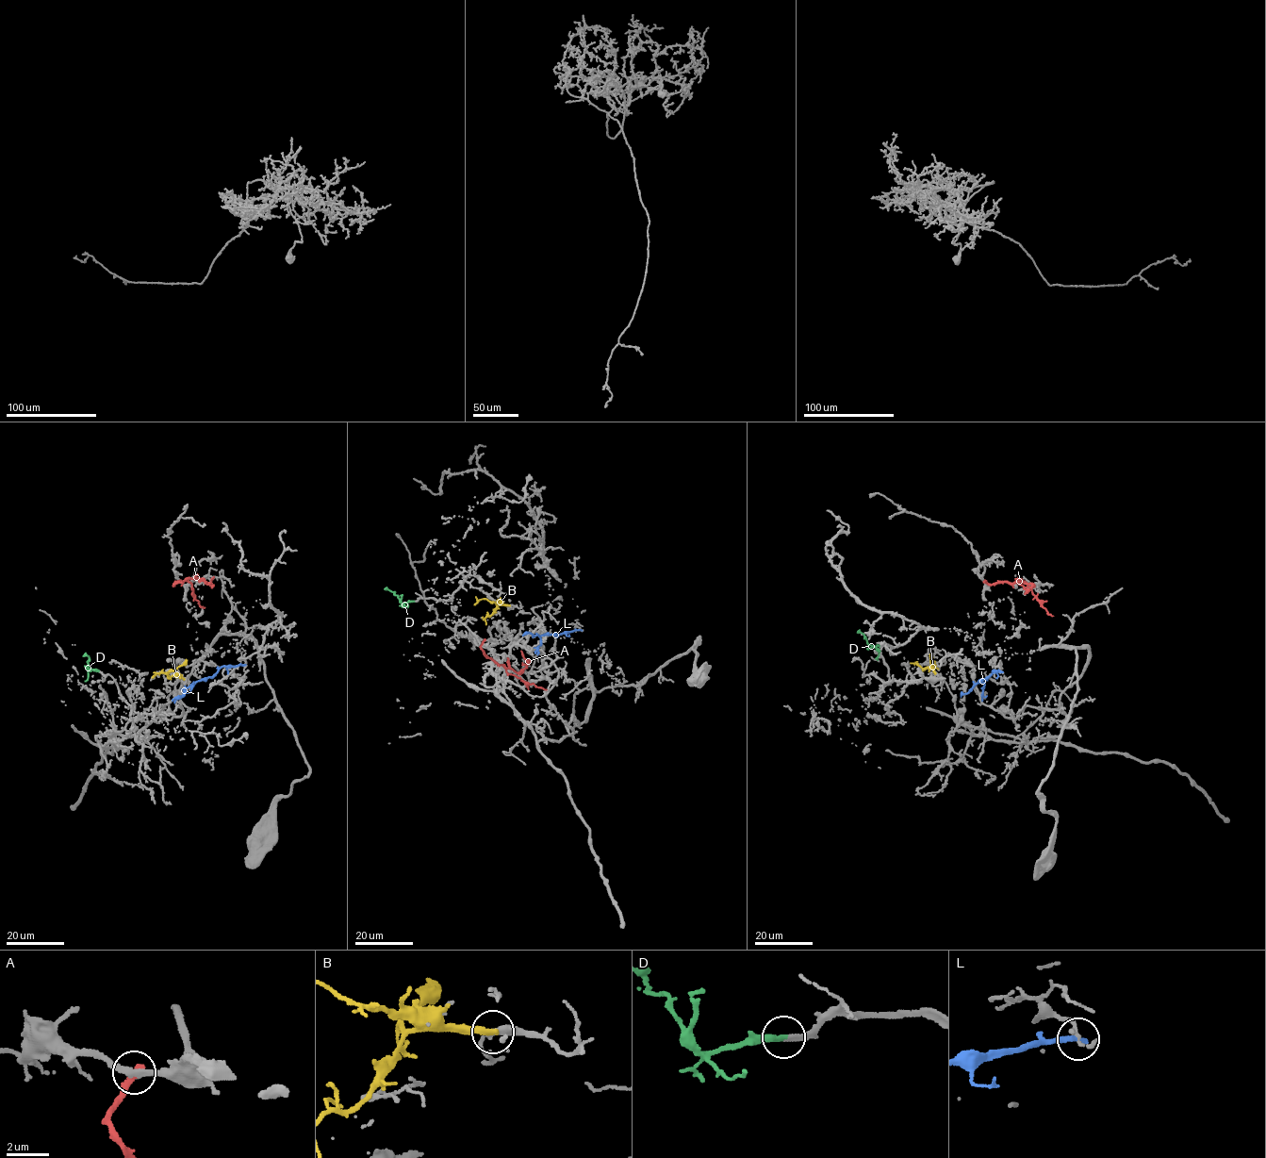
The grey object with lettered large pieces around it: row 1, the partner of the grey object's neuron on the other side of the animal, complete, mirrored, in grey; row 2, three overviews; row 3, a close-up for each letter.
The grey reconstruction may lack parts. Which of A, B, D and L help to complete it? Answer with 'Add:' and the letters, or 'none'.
Add: D

